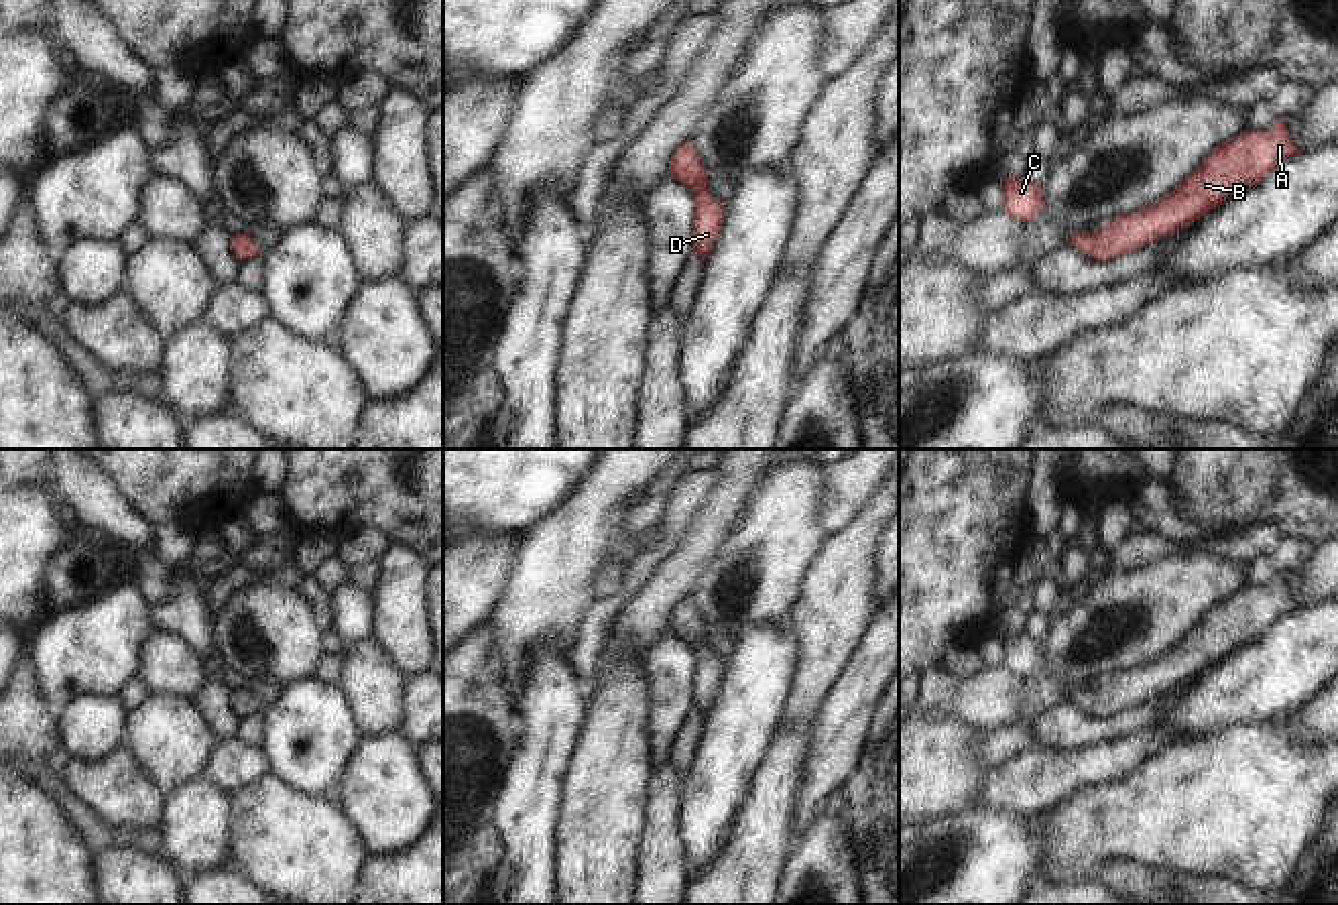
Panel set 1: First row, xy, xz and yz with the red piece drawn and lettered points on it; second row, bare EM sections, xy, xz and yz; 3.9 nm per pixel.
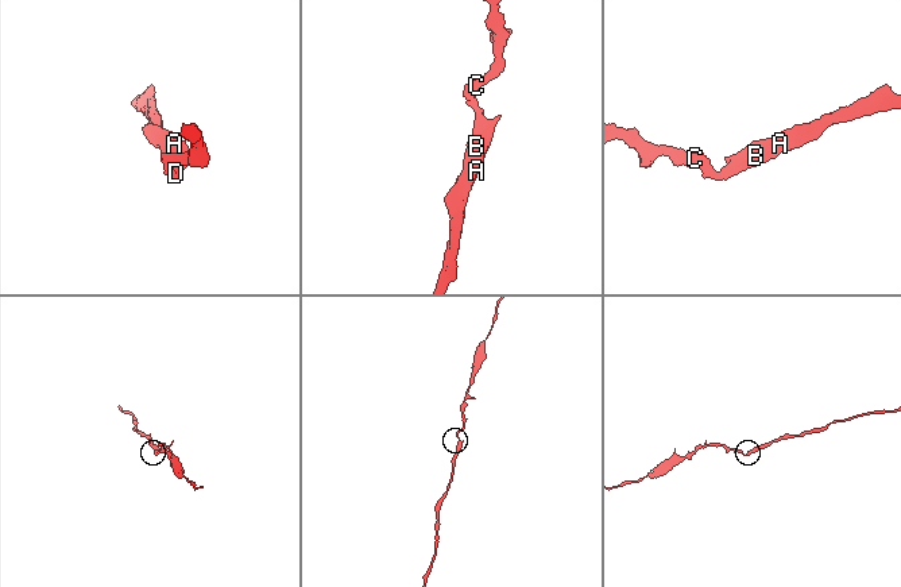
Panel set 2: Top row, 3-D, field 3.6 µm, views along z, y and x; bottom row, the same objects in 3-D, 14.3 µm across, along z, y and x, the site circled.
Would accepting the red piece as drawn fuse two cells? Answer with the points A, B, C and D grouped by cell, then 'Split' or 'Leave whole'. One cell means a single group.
Groups: A B C D. Leave whole

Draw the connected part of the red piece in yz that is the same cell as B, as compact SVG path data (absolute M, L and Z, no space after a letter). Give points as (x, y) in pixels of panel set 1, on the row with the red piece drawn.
M1285 118L1277 120L1269 132L1242 132L1218 144L1157 203L1122 214L1100 226L1096 234L1070 232L1066 246L1074 246L1100 262L1118 258L1200 220L1299 153L1289 138Z

